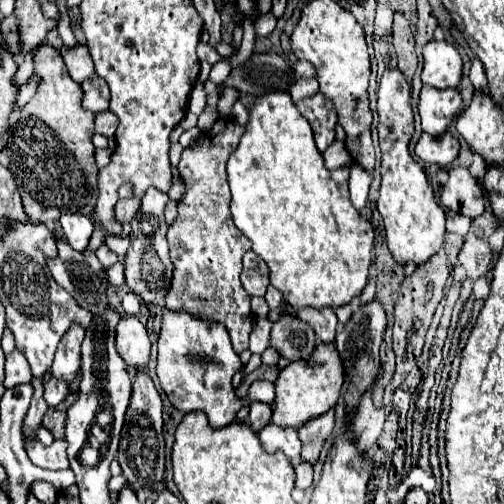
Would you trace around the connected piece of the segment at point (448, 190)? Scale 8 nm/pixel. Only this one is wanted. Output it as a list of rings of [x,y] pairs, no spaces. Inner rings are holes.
[[[452,167],[450,179],[440,189],[440,203],[454,213],[474,219],[484,211],[484,189],[466,167]]]

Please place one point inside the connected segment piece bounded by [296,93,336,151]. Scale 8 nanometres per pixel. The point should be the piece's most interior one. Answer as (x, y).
(318, 110)

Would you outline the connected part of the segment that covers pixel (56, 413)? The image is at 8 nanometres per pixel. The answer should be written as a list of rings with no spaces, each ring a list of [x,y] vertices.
[[[70,393],[68,399],[64,399],[64,403],[56,405],[56,407],[48,407],[42,425],[54,435],[54,439],[62,439],[64,437],[64,421],[66,421],[66,411],[68,407],[76,401],[76,393]]]

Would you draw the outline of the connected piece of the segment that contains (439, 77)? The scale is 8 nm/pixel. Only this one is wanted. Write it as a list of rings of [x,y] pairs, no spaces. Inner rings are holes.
[[[430,41],[422,49],[424,69],[422,69],[422,83],[448,89],[458,87],[462,77],[462,57],[460,53],[448,45],[446,41]]]

